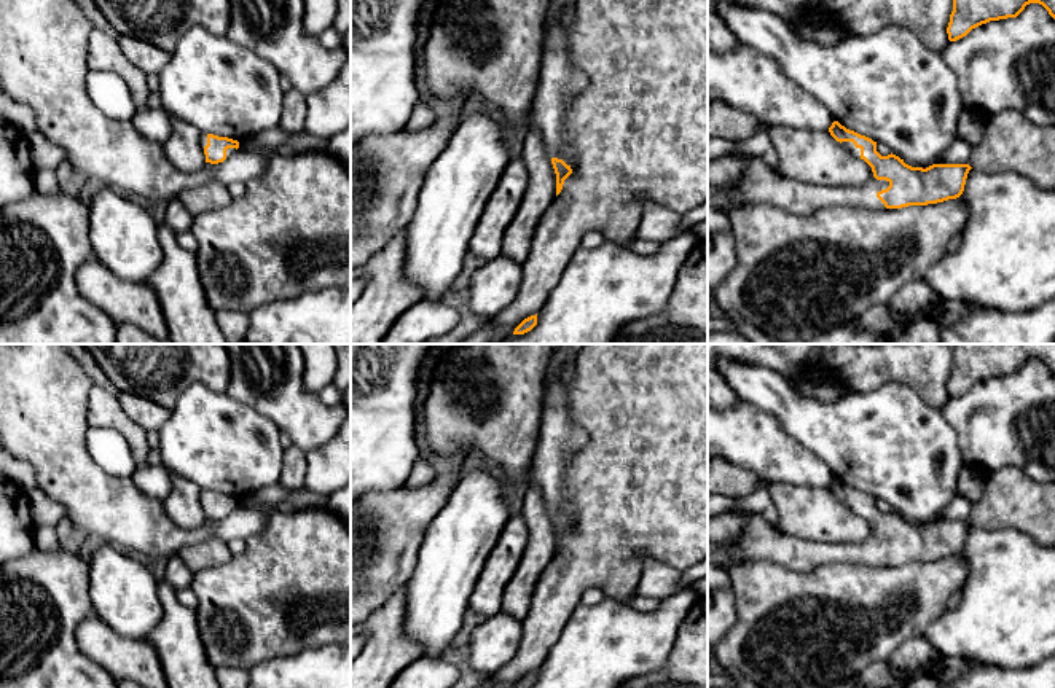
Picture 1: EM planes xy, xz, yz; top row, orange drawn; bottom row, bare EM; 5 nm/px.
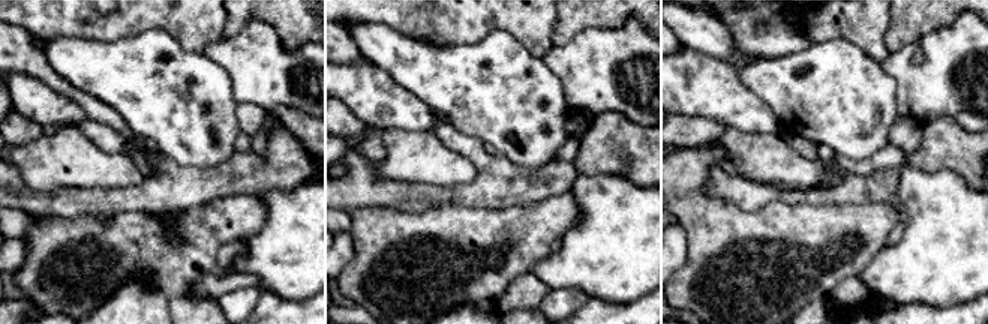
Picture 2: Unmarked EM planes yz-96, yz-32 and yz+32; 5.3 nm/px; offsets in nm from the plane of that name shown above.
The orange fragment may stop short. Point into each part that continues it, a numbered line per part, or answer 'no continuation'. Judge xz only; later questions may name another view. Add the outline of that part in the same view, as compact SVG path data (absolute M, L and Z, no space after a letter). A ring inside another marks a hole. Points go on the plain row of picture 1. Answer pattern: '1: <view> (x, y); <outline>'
1: xz (560, 437); M566 362L563 369L556 376L550 376L547 368L547 373L543 376L545 397L540 417L540 436L528 476L528 483L532 483L540 489L547 511L550 514L563 516L567 522L572 522L572 518L567 510L567 495L564 492L566 459L571 454L583 449L588 443L586 432L574 420L567 408L567 390L574 365L575 363L572 362Z

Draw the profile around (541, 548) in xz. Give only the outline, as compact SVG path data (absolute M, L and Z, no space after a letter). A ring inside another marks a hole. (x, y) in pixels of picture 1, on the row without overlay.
M528 483L521 516L528 527L528 545L520 565L502 594L500 612L520 623L526 618L534 589L556 554L556 530L537 486Z

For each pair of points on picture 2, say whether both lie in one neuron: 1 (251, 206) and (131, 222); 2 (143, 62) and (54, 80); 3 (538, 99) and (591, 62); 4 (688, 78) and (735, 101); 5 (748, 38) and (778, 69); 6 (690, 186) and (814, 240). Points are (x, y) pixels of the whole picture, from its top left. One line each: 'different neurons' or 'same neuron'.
1: same neuron
2: different neurons
3: different neurons
4: same neuron
5: different neurons
6: same neuron

